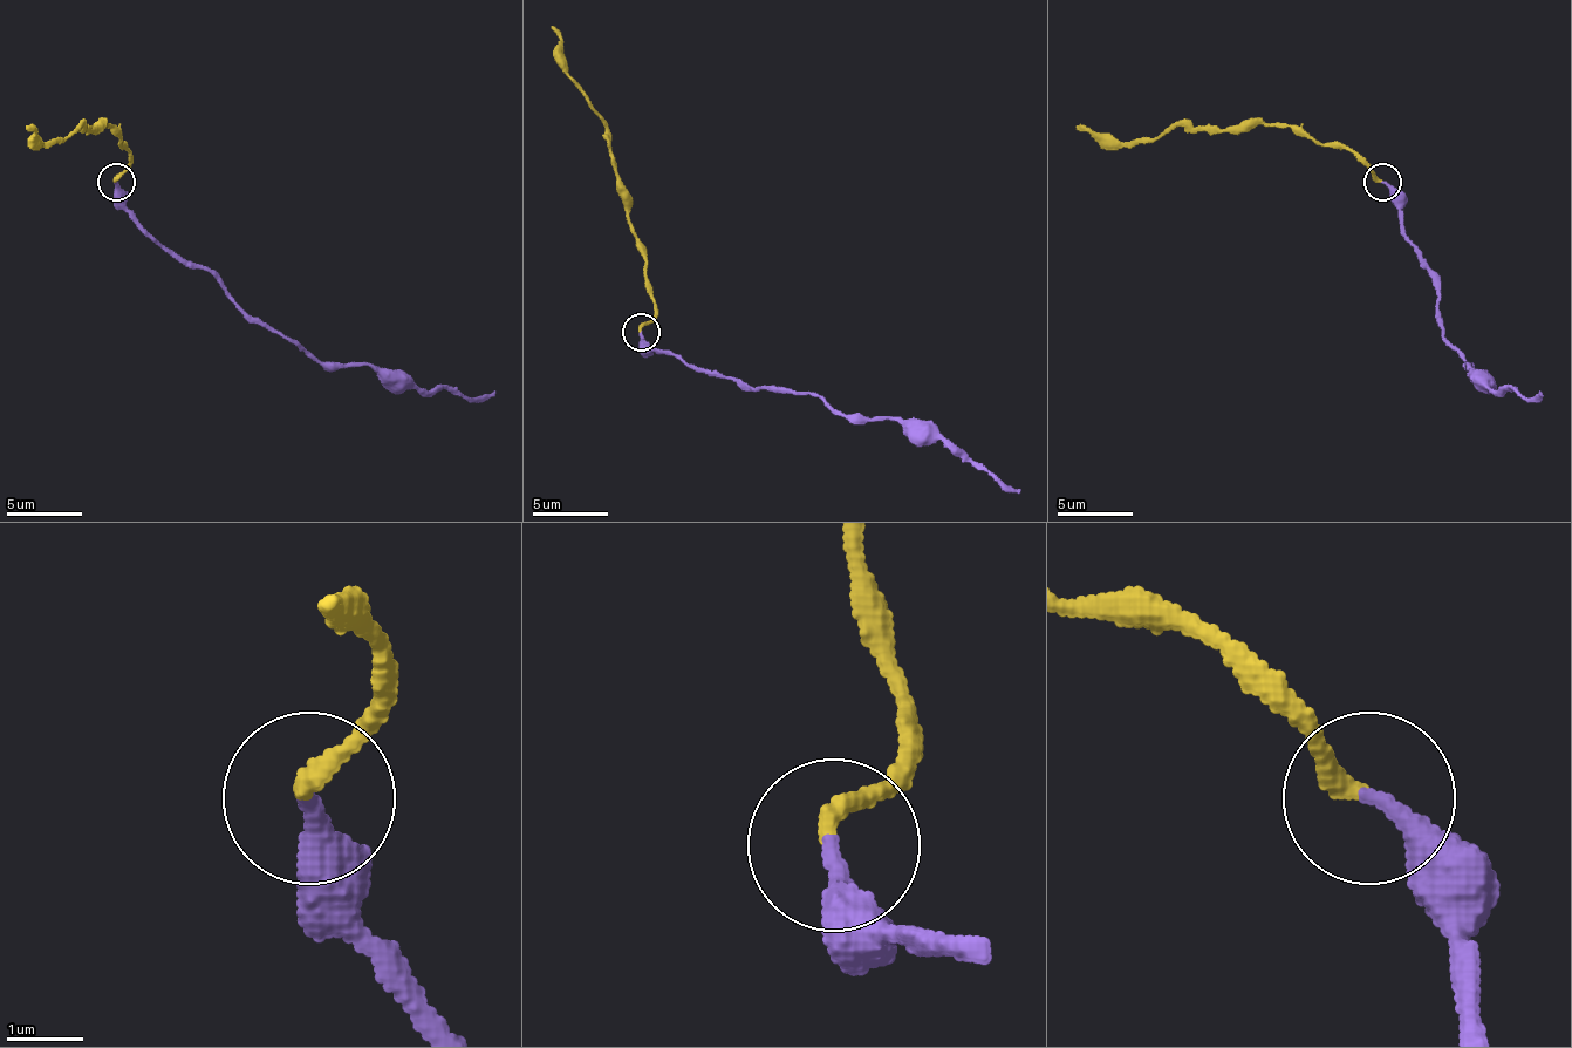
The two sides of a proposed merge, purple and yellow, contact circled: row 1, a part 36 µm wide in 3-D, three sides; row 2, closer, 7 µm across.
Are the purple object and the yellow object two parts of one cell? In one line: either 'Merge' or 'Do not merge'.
Merge

